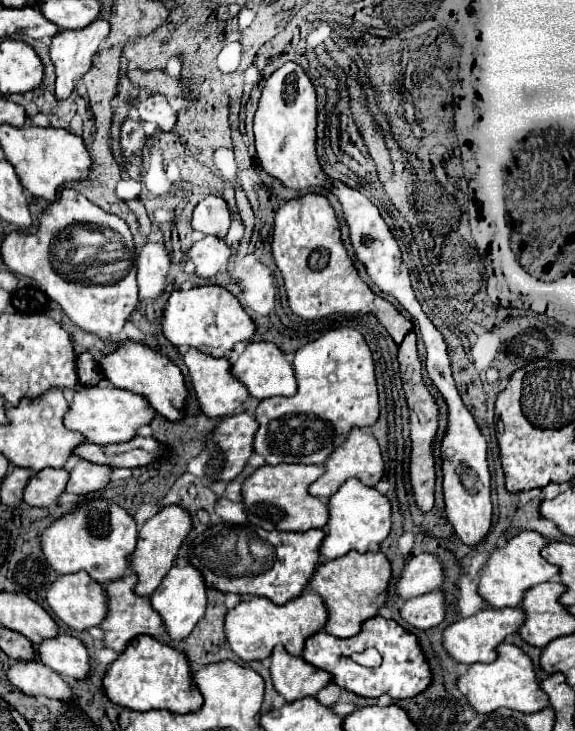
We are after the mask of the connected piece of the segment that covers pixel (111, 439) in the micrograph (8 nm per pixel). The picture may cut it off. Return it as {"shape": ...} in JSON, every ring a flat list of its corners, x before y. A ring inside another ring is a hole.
{"shape":[[101,380,97,382,97,386,85,386,75,392,73,402,69,404,69,410,63,418,63,424,73,432,83,434,87,442,119,444,119,442,131,440,135,436,135,430,143,424,149,424,153,416,155,416,155,410,149,408,143,396,123,388,115,388,111,386,111,382]]}

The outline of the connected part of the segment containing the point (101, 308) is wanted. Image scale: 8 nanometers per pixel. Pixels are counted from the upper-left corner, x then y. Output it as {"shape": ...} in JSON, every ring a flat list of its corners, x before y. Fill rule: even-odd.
{"shape":[[65,188,61,196,39,214,39,224,33,232,11,232,1,242,3,262,11,272,37,280,43,290,63,308,63,312,83,330,97,334,103,342,111,342,121,332,123,324,135,312,139,304,137,296,137,268,135,268,135,244,127,224,99,206,91,204,83,194]]}

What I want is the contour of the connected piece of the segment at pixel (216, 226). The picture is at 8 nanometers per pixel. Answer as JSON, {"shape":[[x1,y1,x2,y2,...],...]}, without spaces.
{"shape":[[207,196,203,198,191,216,191,226,197,232,203,234,211,234,217,238,225,238,227,230,231,224,231,212,225,204,225,200,221,200,219,196]]}

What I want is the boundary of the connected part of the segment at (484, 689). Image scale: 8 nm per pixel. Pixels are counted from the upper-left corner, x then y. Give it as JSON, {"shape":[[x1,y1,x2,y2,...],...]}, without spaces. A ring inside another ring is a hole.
{"shape":[[507,638,495,650,497,650,495,662,471,664,469,670,457,678,457,688,467,698,469,706,477,714,489,714,499,708,509,708,509,710,523,712,523,714,543,710,547,706,547,696,543,694,543,690,539,690,531,658,523,650,507,642]]}

